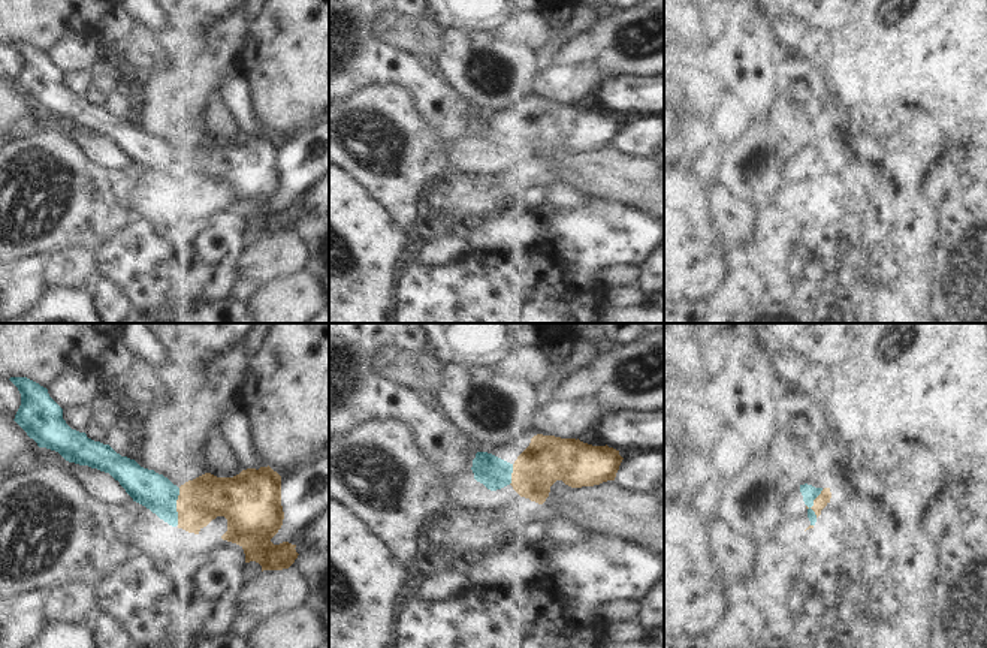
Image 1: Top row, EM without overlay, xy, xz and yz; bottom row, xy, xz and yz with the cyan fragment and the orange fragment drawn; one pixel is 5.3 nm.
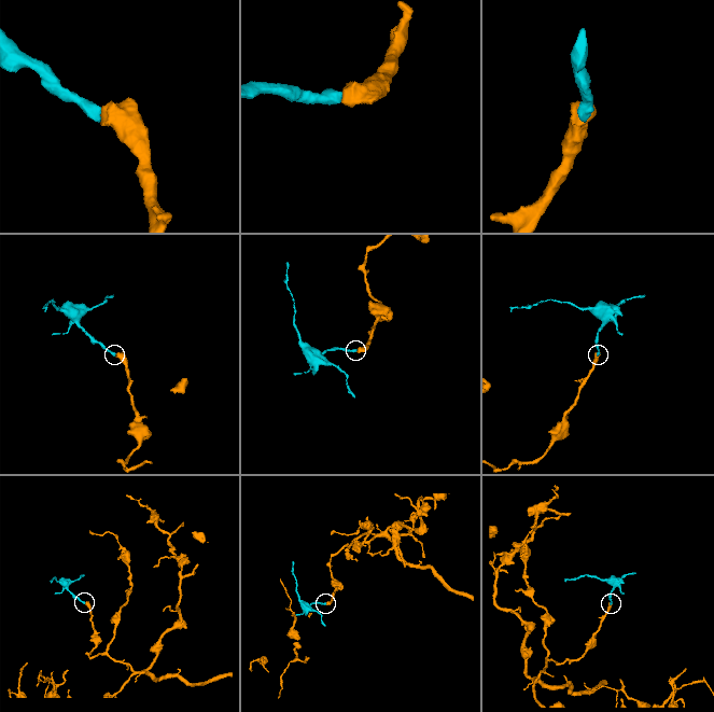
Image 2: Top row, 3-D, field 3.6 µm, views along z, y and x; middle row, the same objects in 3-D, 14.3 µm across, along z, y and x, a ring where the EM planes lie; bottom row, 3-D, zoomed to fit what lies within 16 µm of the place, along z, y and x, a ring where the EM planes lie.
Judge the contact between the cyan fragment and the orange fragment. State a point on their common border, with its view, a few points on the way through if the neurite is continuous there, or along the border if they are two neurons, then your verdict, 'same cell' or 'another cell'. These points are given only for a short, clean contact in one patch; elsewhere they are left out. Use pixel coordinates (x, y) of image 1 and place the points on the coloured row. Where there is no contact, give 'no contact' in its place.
meets cyan in xy at (175, 506); runs through xy (154, 491), (175, 506), (192, 506), (201, 500); same cell

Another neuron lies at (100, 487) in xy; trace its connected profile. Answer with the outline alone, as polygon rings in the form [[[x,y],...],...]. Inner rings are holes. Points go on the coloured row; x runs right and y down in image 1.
[[[66,461],[66,467],[90,498],[109,507],[112,512],[120,512],[133,503],[133,498],[109,473],[69,461]]]

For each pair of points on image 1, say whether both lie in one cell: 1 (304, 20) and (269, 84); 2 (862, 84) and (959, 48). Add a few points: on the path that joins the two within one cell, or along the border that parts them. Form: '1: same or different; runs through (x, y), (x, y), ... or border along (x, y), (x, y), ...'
1: same; runs through (304, 36), (304, 50), (286, 68)
2: same; runs through (866, 54), (872, 48), (929, 48)

